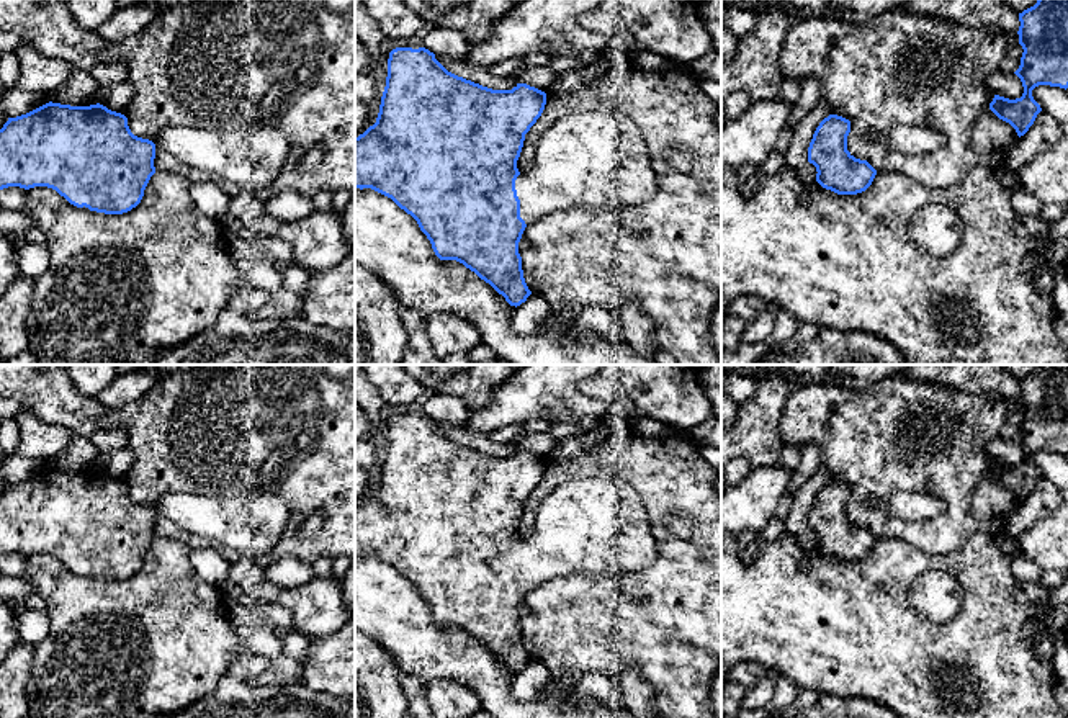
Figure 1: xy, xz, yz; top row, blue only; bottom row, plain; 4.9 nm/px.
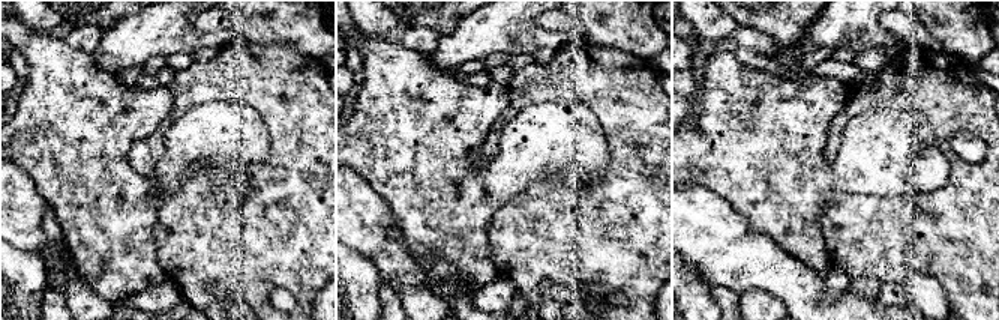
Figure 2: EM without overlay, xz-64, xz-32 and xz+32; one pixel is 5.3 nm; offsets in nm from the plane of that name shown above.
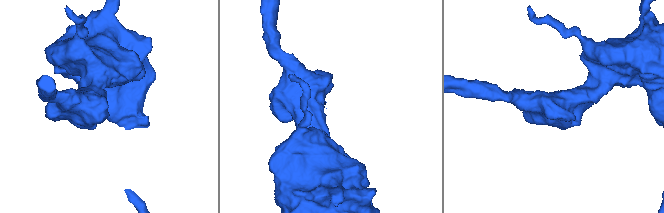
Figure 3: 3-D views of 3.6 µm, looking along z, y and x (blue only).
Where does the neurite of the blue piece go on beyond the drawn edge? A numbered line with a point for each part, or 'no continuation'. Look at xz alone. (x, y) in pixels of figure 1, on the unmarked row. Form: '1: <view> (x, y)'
1: xz (592, 525)

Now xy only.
no continuation

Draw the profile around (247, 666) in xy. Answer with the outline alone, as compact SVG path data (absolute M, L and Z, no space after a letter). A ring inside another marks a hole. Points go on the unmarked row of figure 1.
M242 649L231 662L227 672L247 684L257 684L258 677L268 669L270 661L250 649Z

